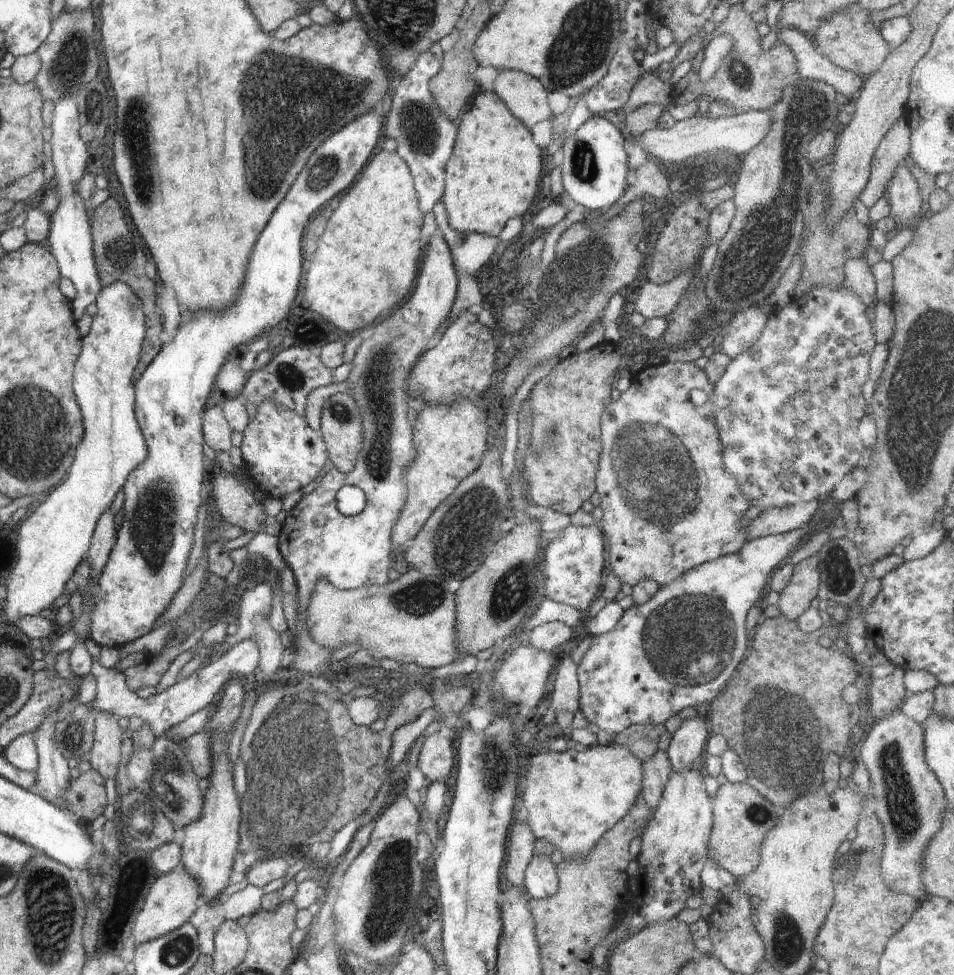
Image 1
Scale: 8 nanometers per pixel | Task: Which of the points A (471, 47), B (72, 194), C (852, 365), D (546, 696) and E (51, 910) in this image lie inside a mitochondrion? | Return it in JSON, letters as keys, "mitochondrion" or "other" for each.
{"A":"other","B":"other","C":"other","D":"other","E":"mitochondrion"}

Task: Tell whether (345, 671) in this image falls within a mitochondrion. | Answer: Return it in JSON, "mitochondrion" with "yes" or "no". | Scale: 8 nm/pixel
{"mitochondrion":"no"}

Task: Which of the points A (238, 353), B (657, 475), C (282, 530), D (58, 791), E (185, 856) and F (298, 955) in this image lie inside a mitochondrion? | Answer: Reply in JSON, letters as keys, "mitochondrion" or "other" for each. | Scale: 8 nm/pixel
{"A":"other","B":"mitochondrion","C":"other","D":"other","E":"other","F":"other"}

